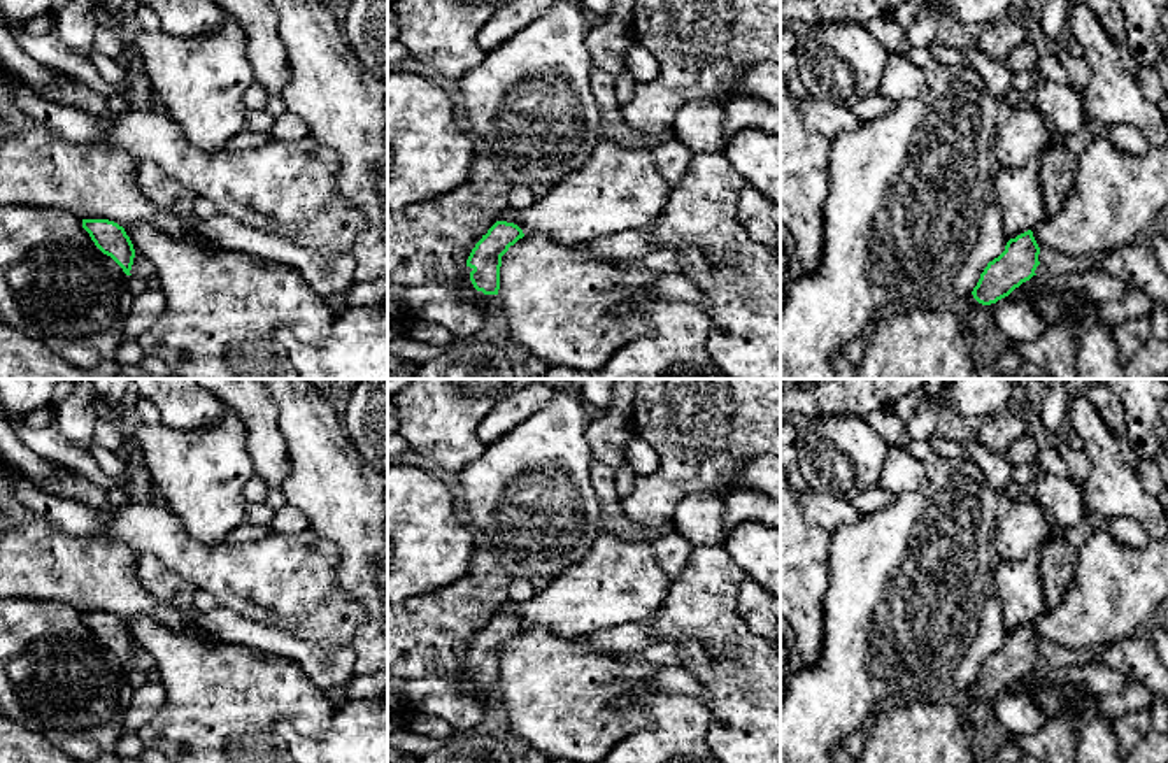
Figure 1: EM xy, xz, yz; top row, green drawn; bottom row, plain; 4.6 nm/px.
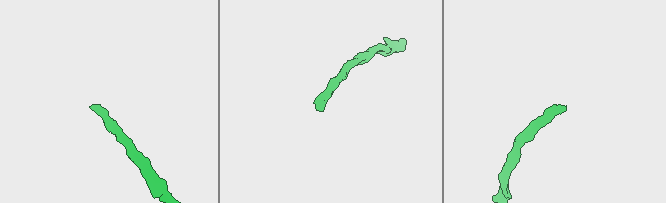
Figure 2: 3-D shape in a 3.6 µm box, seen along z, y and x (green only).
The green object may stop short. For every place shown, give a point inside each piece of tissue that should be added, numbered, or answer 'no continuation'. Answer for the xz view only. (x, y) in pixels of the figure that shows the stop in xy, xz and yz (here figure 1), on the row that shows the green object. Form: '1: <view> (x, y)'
1: xz (467, 290)

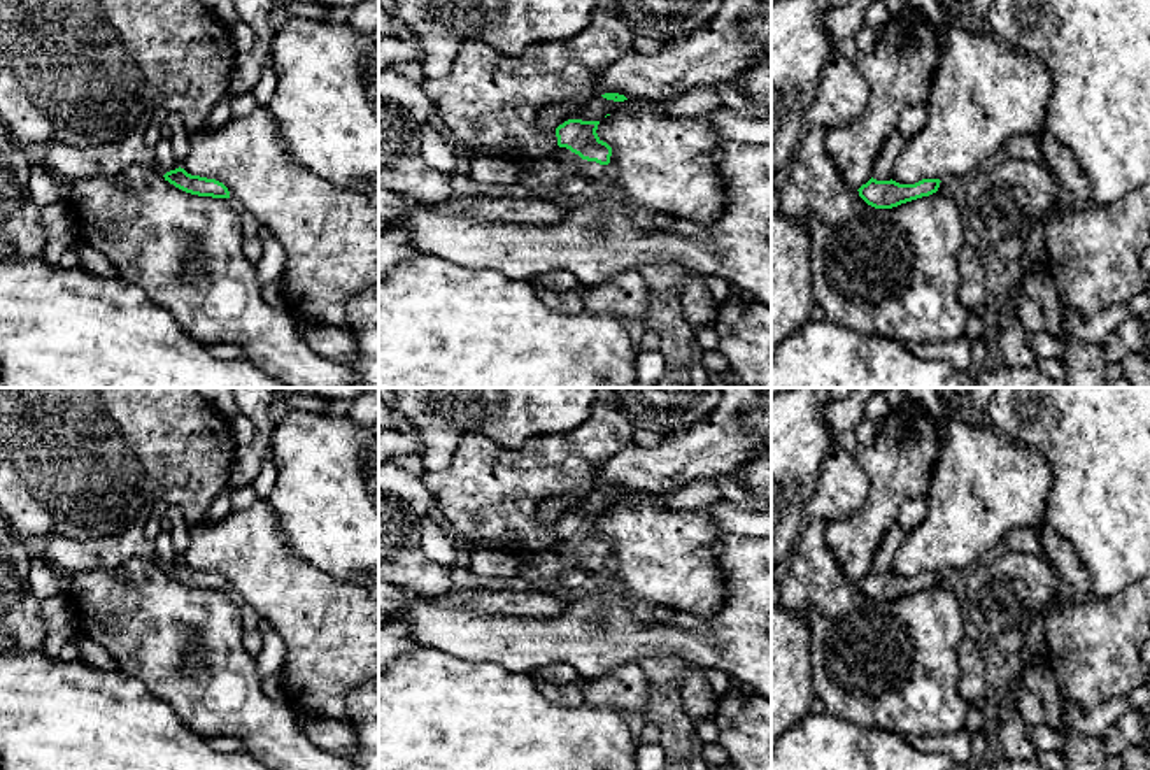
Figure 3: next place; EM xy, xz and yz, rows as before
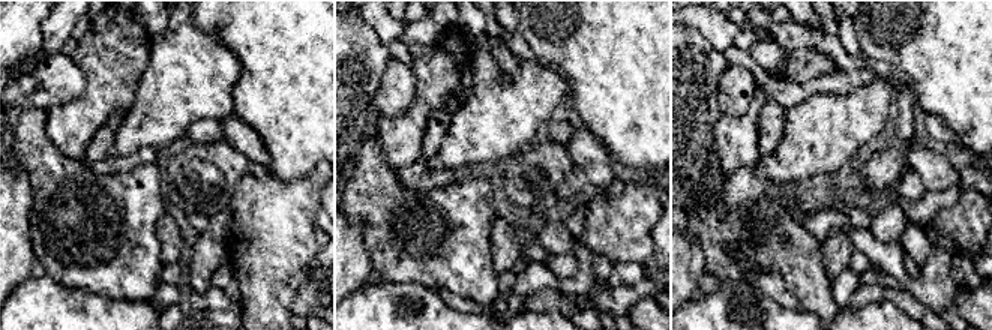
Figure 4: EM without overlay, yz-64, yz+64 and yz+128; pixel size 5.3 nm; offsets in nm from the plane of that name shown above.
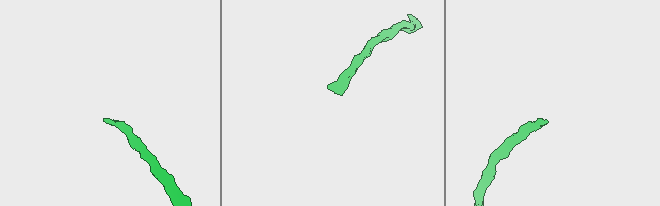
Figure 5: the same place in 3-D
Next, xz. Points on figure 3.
1: xz (542, 176)

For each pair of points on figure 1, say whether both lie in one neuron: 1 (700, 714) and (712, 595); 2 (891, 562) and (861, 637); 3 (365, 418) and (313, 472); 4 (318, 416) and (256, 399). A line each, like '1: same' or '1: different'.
1: different
2: same
3: different
4: different

